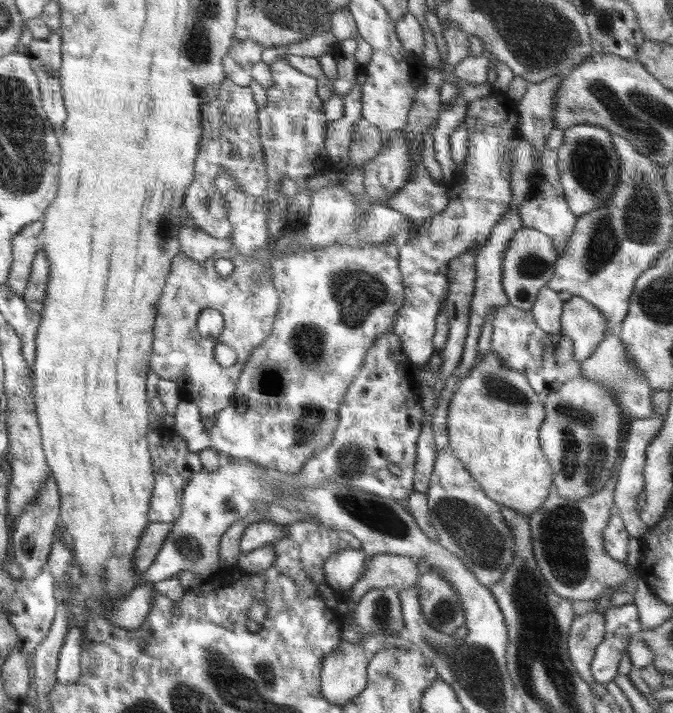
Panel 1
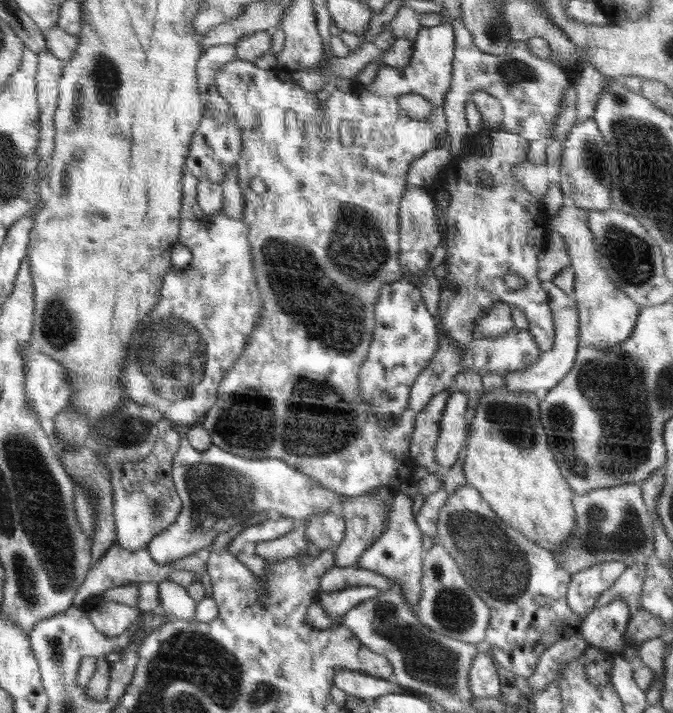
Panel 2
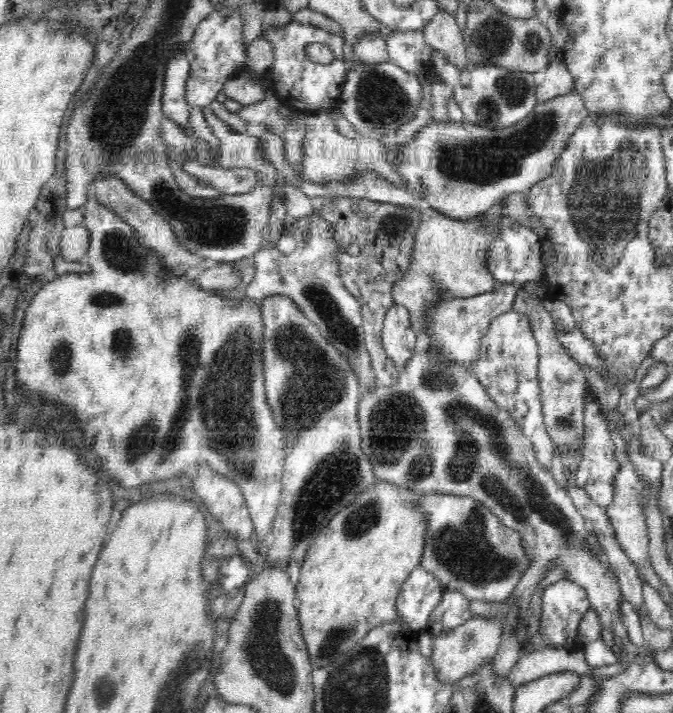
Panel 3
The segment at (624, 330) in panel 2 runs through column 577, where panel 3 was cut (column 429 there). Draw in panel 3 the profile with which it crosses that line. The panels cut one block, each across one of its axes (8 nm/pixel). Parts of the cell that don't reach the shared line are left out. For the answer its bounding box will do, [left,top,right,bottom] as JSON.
[392,200,505,345]

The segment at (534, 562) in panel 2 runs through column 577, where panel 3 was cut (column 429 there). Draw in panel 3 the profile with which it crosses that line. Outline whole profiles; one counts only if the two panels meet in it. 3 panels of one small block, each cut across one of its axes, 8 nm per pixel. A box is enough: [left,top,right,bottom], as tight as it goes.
[424,589,473,637]

